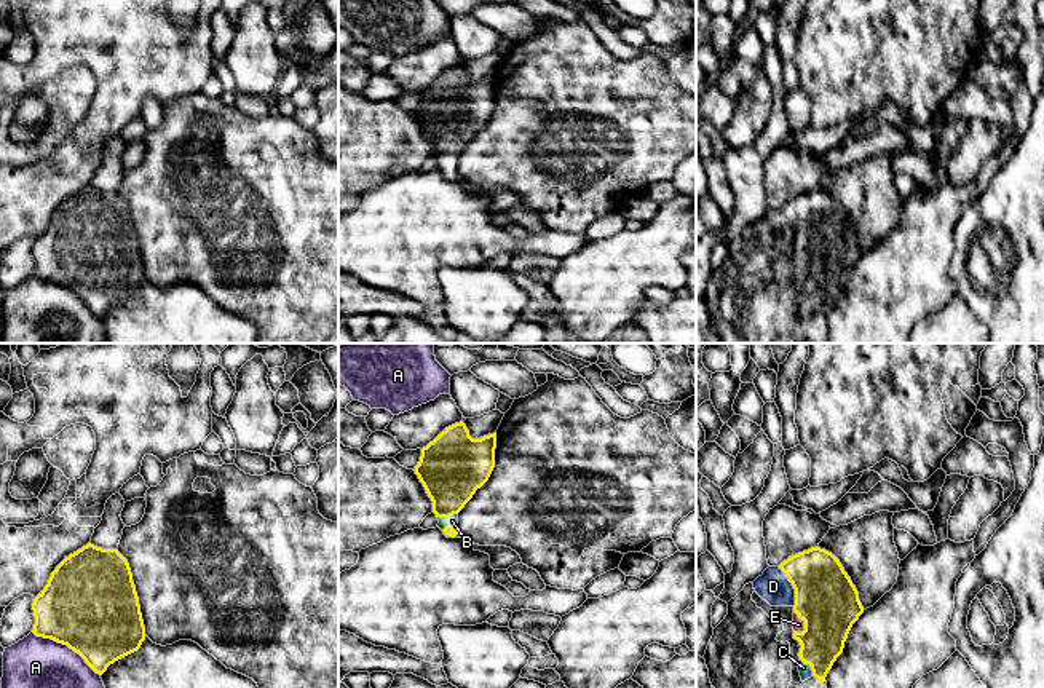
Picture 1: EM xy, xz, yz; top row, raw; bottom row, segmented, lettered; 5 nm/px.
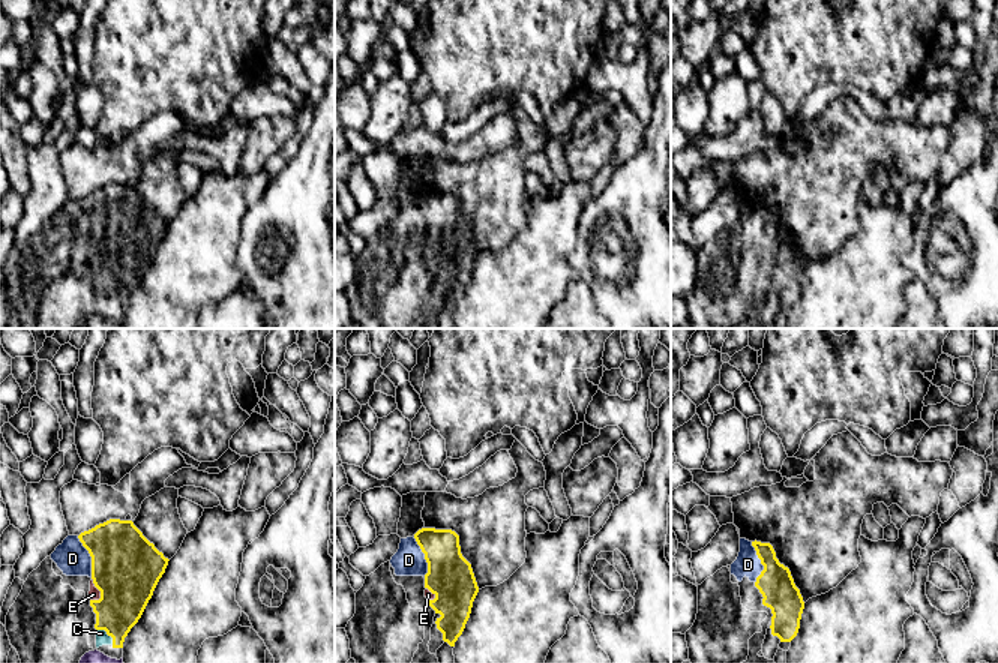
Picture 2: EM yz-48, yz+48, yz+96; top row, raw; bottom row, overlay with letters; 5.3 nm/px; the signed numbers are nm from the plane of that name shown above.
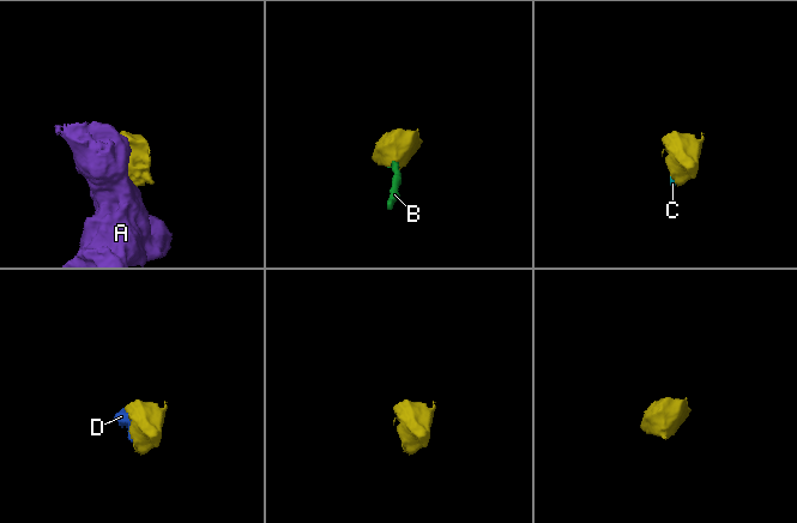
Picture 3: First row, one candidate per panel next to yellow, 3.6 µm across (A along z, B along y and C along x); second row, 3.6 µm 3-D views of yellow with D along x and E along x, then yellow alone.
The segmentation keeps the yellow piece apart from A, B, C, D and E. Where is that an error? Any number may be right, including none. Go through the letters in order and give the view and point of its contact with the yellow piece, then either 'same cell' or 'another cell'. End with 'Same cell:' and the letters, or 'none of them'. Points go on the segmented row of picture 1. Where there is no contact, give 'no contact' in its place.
A: xy (66, 644) | another cell
B: xz (447, 516) | same cell
C: yz (810, 664) | same cell
D: yz (792, 585) | same cell
E: yz (805, 623) | same cell
Same cell: B, C, D, E

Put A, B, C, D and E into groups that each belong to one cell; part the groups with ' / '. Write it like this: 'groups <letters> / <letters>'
groups A / B C D E

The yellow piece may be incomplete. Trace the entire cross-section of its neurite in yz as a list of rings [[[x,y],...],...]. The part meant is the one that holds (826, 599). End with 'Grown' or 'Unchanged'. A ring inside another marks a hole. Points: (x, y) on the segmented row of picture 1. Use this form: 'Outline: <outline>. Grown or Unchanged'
Outline: [[[821,548],[798,552],[779,567],[768,567],[728,602],[728,615],[714,629],[704,654],[710,683],[714,688],[827,688],[825,677],[862,613],[859,592],[832,552]]]. Grown

